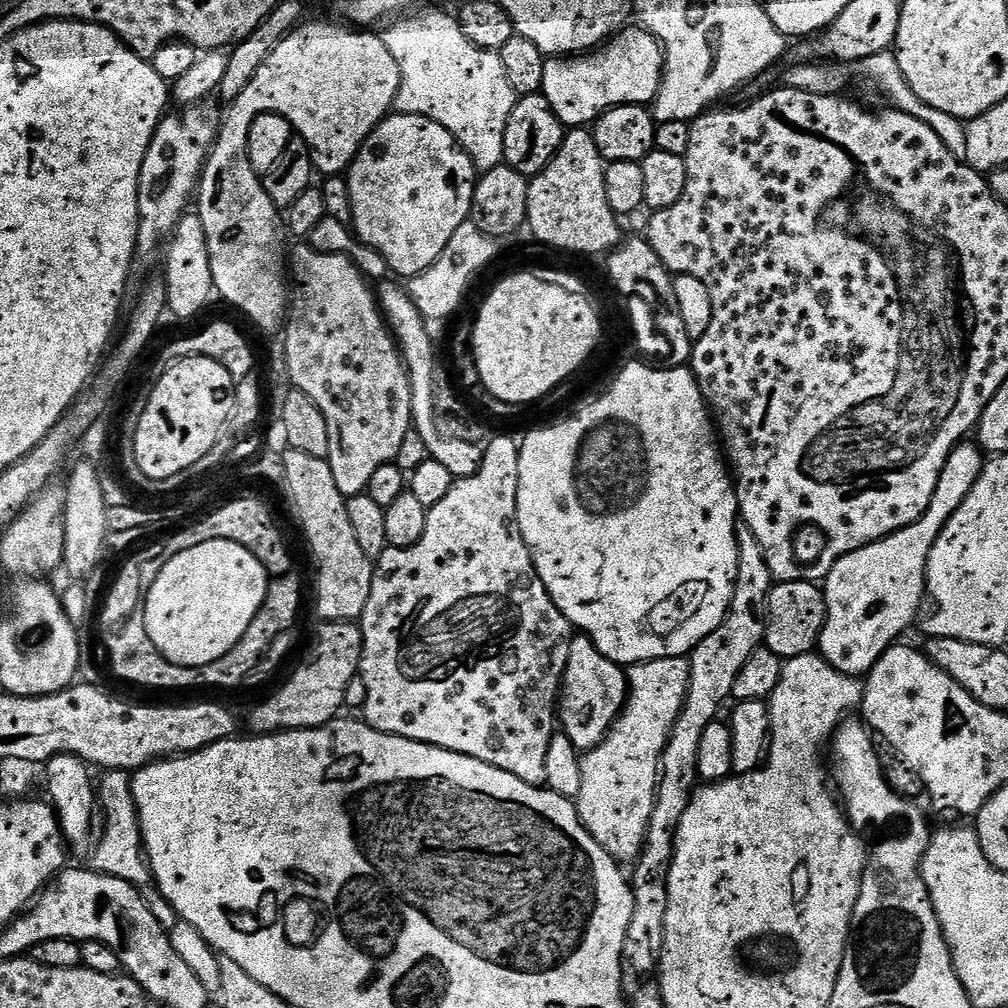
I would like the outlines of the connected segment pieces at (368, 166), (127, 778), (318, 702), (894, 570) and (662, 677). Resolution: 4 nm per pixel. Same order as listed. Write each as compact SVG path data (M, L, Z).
M402 112L385 116L366 142L362 142L352 165L348 167L346 179L352 207L350 228L355 239L373 248L398 275L411 278L434 266L434 262L438 262L438 254L446 250L446 242L454 238L454 230L469 223L478 169L470 154L466 154L446 126L438 126L438 122L425 116Z
M105 771L98 780L98 804L104 807L104 833L99 833L91 849L90 867L94 872L101 872L114 878L140 886L150 869L140 839L140 823L136 819L136 803L132 798L132 776L127 772Z
M324 622L319 625L316 637L305 654L305 664L296 668L296 673L252 712L252 729L256 734L271 734L298 728L321 728L337 719L344 708L346 686L357 679L360 667L362 636L359 623Z
M968 443L957 444L956 449L946 458L946 466L940 471L940 481L934 490L934 498L930 498L930 506L924 515L919 516L910 526L838 558L838 562L834 562L824 577L822 591L826 602L826 622L820 635L818 652L839 672L857 678L871 672L885 650L897 643L903 637L900 635L915 622L920 612L920 603L926 600L930 550L948 519L958 510L958 506L962 506L962 502L966 502L966 494L974 490L974 482L978 482L980 471L986 463L985 453L975 443Z
M671 656L631 665L626 672L628 700L612 729L594 748L583 753L582 790L574 803L586 830L606 851L644 847L650 814L656 801L656 786L664 747L672 733L672 723L688 696L690 663L685 657Z

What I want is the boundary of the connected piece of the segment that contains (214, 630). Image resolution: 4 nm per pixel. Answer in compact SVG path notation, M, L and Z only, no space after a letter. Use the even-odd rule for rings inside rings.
M211 540L210 542L202 542L198 546L190 546L186 550L182 550L182 554L177 556L169 556L163 561L165 564L161 566L160 573L156 576L156 581L149 583L146 588L144 598L144 624L148 635L147 643L153 644L155 651L159 653L163 659L170 664L177 664L179 668L198 668L202 669L210 662L214 662L218 658L222 658L230 650L234 650L234 646L242 638L242 634L246 632L250 622L254 620L258 610L266 594L268 593L268 585L270 583L270 573L264 567L263 562L258 558L254 558L254 554L250 554L244 546L238 546L238 542L230 542L229 540Z

